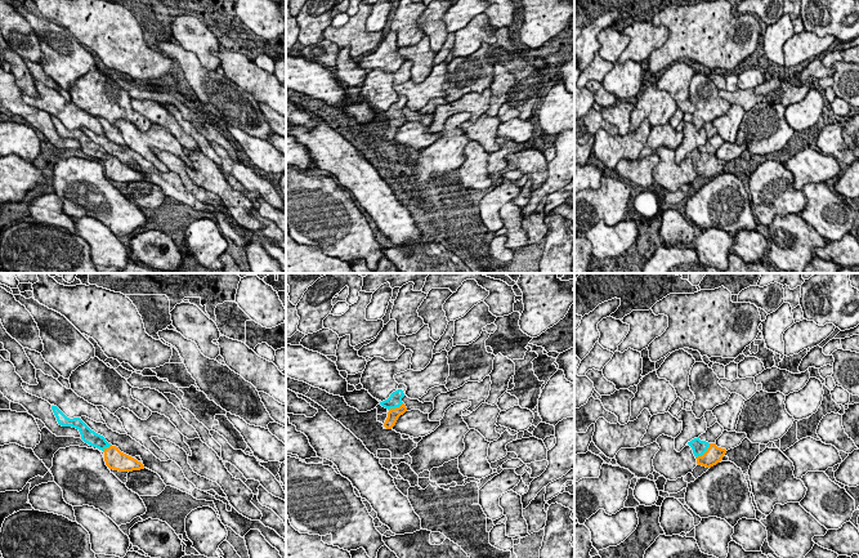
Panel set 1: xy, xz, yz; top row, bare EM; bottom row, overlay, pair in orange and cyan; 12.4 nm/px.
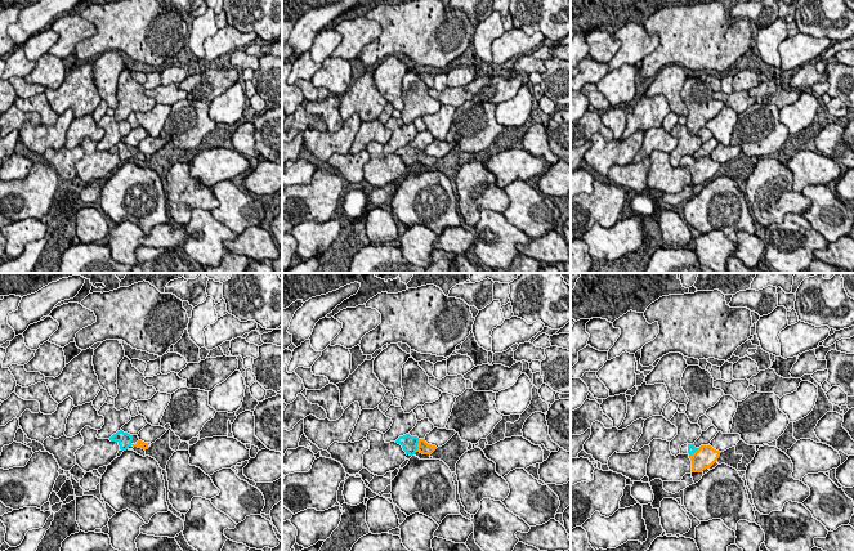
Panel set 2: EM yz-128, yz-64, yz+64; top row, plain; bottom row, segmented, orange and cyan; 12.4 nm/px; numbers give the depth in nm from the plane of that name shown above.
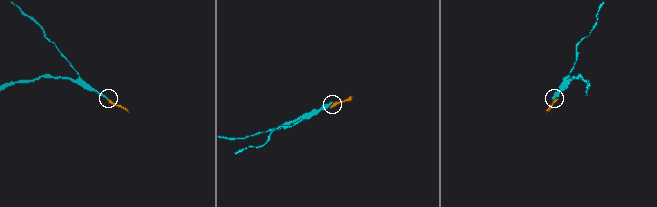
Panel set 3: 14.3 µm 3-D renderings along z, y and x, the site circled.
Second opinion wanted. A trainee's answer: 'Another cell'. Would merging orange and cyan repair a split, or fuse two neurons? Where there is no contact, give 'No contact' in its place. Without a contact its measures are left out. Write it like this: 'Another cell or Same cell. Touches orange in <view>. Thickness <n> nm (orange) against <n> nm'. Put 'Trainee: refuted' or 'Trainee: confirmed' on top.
Trainee: refuted
Same cell. Touches orange in yz. Thickness 220 nm (orange) against 180 nm

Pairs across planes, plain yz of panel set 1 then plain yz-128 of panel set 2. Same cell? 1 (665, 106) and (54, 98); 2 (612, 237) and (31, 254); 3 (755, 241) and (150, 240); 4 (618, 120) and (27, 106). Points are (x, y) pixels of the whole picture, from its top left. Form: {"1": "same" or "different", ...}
{"1": "same", "2": "different", "3": "same", "4": "same"}

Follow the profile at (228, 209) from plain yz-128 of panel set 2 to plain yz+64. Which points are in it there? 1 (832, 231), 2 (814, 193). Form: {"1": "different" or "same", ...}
{"1": "same", "2": "same"}

